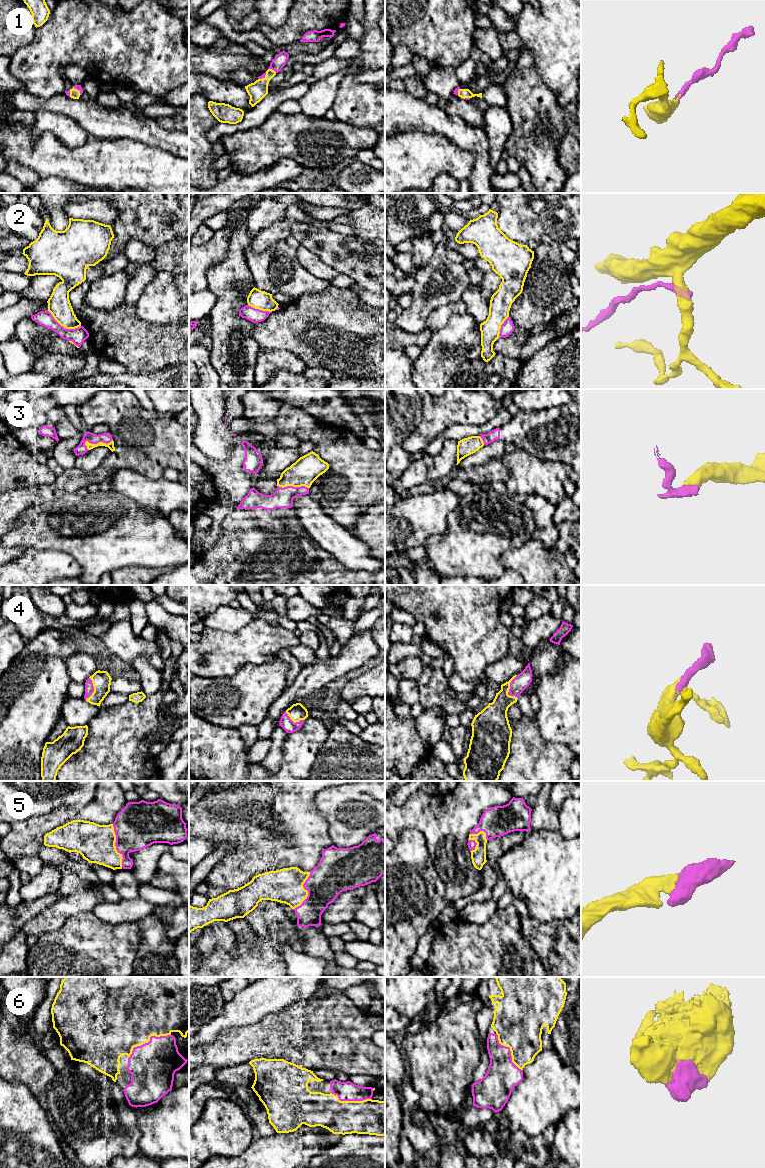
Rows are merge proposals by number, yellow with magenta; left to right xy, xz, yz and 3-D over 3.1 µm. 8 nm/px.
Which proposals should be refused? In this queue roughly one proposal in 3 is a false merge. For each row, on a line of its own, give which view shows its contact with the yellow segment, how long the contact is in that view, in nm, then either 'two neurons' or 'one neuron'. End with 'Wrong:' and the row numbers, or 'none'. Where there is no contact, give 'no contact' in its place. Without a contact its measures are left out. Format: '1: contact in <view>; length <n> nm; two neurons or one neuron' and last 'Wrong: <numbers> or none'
1: contact in xz; length 80 nm; one neuron
2: contact in xy; length 300 nm; two neurons
3: contact in xy; length 240 nm; one neuron
4: contact in yz; length 190 nm; one neuron
5: contact in xy; length 360 nm; one neuron
6: contact in xy; length 380 nm; one neuron
Wrong: 2

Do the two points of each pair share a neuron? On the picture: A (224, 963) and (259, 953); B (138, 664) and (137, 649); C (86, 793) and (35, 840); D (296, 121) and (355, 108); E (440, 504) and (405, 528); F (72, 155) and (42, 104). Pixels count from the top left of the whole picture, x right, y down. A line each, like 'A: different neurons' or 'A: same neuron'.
A: same neuron
B: different neurons
C: different neurons
D: different neurons
E: same neuron
F: different neurons

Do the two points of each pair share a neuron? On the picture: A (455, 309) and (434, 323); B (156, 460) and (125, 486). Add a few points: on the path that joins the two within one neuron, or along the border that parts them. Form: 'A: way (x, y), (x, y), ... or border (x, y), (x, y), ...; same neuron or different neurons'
A: way (450, 309), (439, 318); same neuron
B: border (117, 469), (131, 469), (155, 479), (162, 477); different neurons

